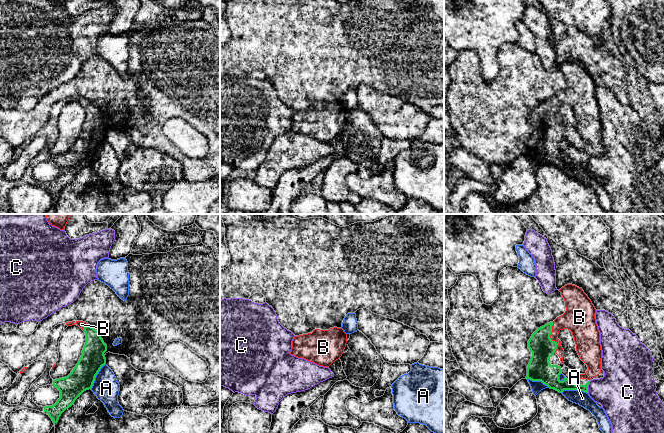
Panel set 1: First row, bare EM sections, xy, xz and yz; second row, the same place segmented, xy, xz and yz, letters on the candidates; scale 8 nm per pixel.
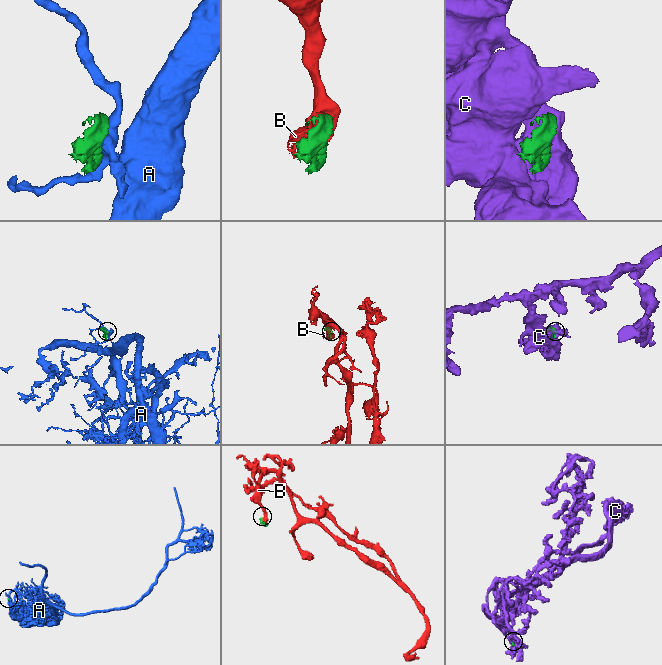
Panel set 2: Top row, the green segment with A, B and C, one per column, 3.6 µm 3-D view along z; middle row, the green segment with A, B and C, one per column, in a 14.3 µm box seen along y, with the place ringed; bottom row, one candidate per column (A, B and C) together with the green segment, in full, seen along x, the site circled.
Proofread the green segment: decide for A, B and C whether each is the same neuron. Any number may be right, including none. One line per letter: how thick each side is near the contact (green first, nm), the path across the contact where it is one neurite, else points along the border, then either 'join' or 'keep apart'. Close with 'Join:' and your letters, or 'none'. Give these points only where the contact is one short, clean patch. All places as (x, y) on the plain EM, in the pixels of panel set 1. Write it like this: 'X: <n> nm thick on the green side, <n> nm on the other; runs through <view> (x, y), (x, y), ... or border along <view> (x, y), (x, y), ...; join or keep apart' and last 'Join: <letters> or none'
A: 200 nm thick on the green side, 200 nm on the other; keep apart
B: 190 nm thick on the green side, 190 nm on the other; runs through yz (540, 120), (550, 114), (562, 98), (574, 95); join
C: 90 nm thick on the green side, 320 nm on the other; border along yz (590, 157), (587, 168); keep apart
Join: B

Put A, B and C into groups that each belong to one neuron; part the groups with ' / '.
A / B / C

